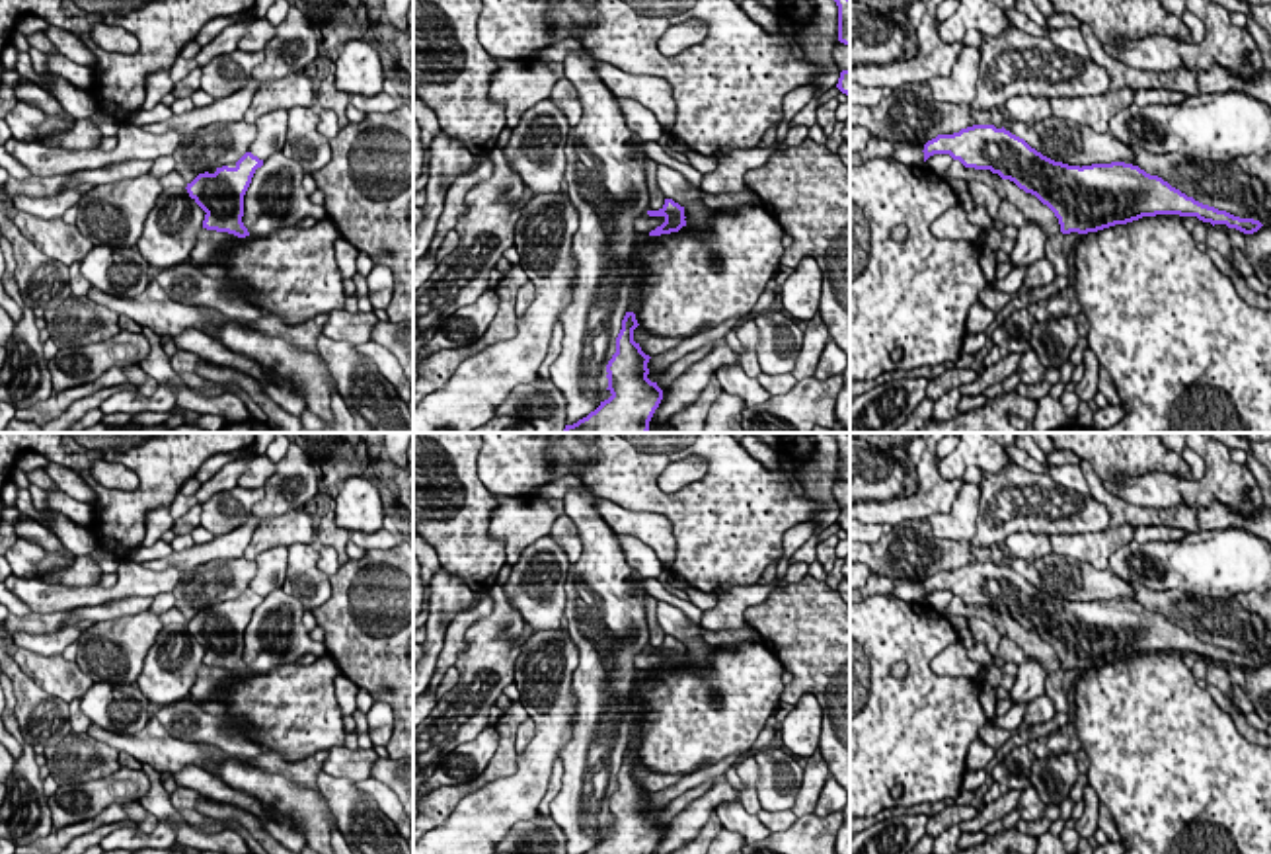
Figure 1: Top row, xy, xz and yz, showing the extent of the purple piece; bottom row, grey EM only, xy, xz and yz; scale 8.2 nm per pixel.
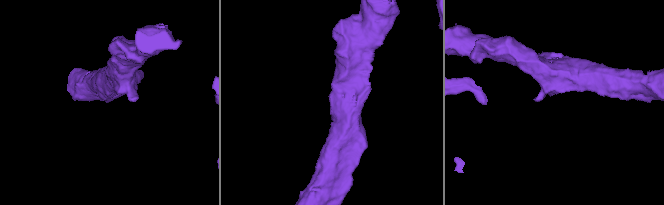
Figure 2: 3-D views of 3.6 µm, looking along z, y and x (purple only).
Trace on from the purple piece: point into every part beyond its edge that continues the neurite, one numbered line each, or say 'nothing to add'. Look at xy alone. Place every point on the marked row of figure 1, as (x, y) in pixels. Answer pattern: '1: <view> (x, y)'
nothing to add

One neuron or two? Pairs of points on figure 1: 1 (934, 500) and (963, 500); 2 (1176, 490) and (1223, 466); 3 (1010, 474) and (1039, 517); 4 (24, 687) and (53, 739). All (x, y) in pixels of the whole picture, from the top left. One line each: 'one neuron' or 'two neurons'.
1: two neurons
2: one neuron
3: one neuron
4: one neuron

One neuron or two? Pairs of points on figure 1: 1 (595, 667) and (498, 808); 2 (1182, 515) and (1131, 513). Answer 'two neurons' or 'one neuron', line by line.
1: two neurons
2: one neuron

